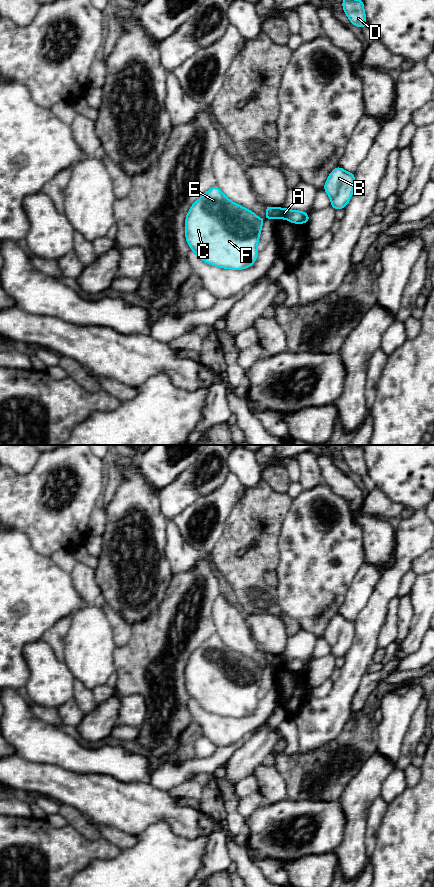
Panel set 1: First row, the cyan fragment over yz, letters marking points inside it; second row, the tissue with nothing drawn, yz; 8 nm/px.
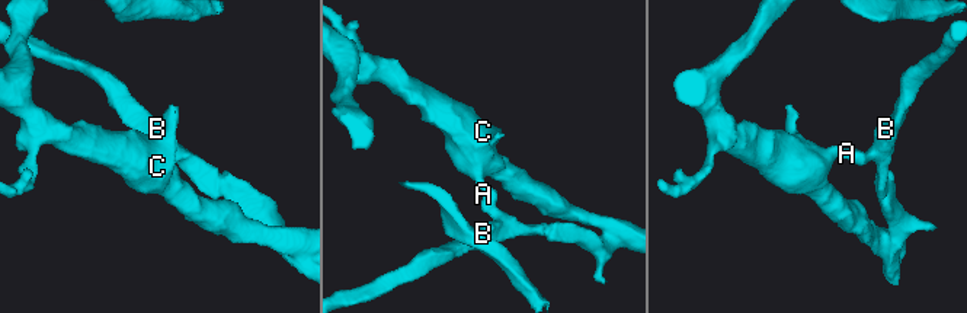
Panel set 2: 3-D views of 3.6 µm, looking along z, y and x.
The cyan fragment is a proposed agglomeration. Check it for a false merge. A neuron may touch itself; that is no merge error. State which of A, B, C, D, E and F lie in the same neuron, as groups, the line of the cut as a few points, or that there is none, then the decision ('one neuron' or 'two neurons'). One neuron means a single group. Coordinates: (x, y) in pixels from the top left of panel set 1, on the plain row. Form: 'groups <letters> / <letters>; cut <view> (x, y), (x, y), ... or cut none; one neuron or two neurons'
groups A B / C D E F; cut yz (275, 656), (272, 665); two neurons

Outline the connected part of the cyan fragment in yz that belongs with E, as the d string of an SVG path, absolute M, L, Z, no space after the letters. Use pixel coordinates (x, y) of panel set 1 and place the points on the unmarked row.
M215 633L204 641L197 649L195 649L185 667L185 686L192 699L194 699L199 706L212 714L219 716L242 718L251 715L256 709L258 699L258 689L262 673L266 667L272 667L275 656L265 653L266 664L265 667L260 667L254 660L248 658L244 654L240 654L230 647L228 647Z

